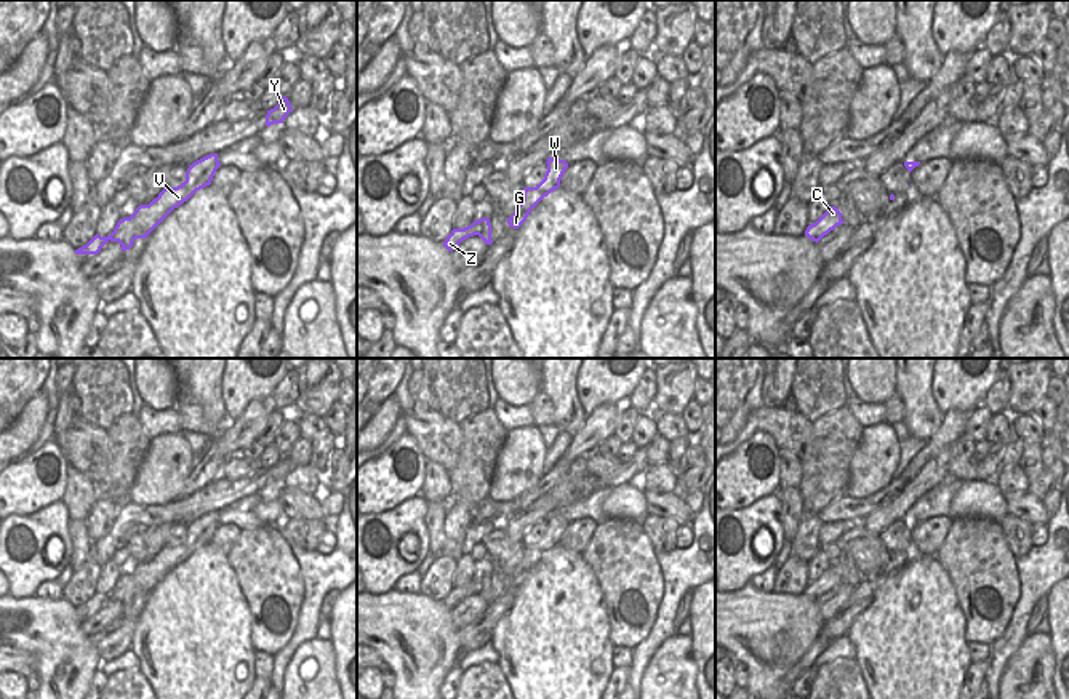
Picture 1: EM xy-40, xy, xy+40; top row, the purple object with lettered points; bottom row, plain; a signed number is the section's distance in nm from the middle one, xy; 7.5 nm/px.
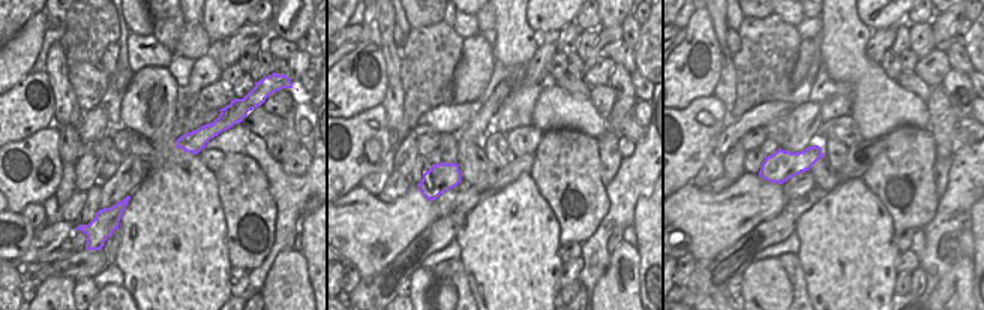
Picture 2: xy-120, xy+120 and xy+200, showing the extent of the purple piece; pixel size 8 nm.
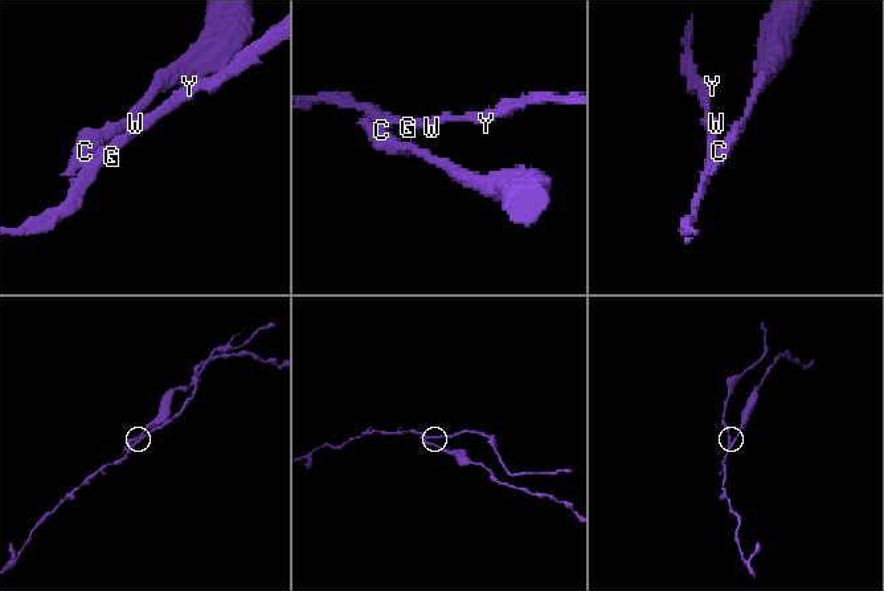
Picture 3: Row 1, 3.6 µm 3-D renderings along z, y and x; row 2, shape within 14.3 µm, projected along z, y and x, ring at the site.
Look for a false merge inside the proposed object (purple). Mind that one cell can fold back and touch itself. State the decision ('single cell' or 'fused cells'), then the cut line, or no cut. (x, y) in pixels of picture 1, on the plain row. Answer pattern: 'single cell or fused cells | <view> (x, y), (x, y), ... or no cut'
fused cells | xy (472, 581), (477, 592)

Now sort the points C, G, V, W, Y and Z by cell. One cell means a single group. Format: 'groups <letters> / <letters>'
groups C Z / G V W Y

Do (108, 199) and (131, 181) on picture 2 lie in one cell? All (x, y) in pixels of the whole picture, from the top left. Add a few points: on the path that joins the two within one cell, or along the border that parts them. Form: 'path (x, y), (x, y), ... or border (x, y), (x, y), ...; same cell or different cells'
path (114, 193), (125, 183); same cell

